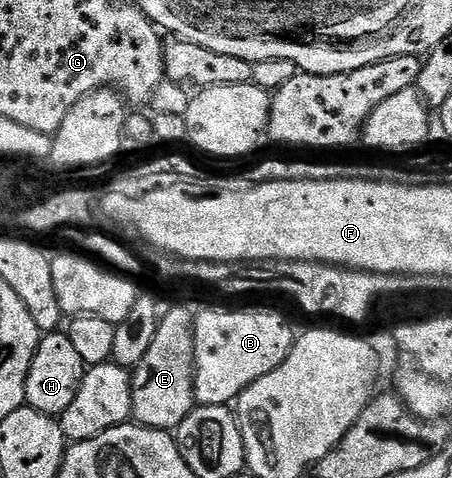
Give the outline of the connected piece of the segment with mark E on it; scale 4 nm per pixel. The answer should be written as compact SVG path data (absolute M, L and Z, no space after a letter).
M174 307L158 320L156 337L152 337L152 345L148 353L144 353L140 365L132 368L132 407L130 414L133 422L140 427L151 427L157 431L177 432L180 421L188 417L195 409L194 401L194 317L195 312L186 307Z

